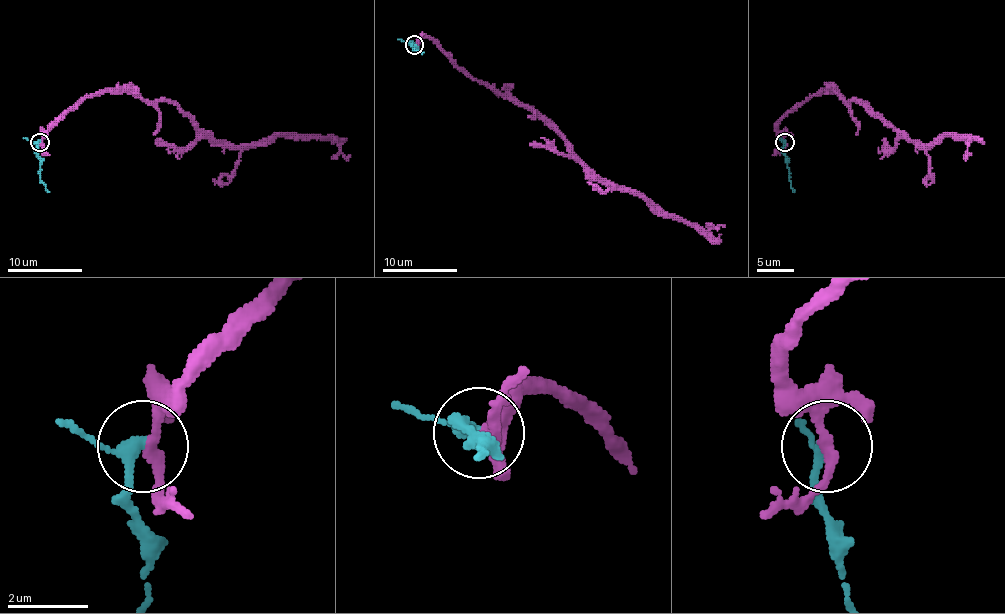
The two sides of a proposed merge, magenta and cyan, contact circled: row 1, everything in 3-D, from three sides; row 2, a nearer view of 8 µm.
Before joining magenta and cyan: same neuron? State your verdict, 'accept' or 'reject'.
reject

